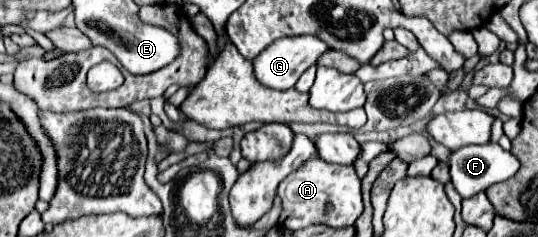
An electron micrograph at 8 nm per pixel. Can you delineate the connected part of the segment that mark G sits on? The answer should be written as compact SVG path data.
M292 36L292 38L280 38L276 42L272 42L264 52L260 52L254 60L254 74L256 78L268 86L268 88L278 88L278 90L286 90L292 88L298 78L318 60L320 54L324 54L328 50L328 46L324 42L320 42L314 36Z

